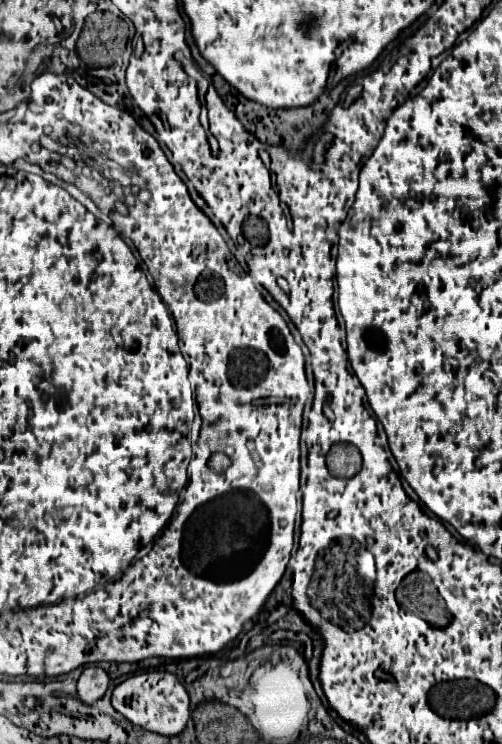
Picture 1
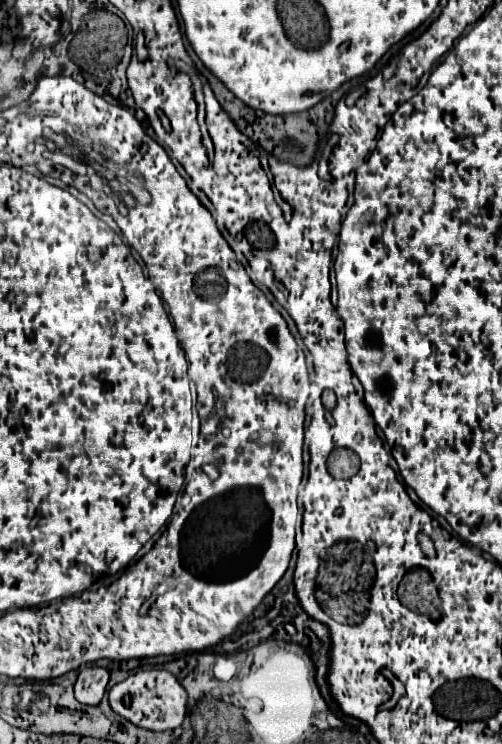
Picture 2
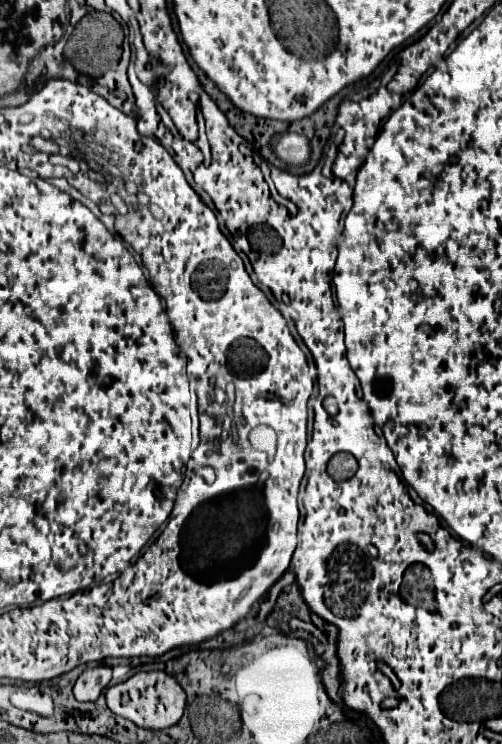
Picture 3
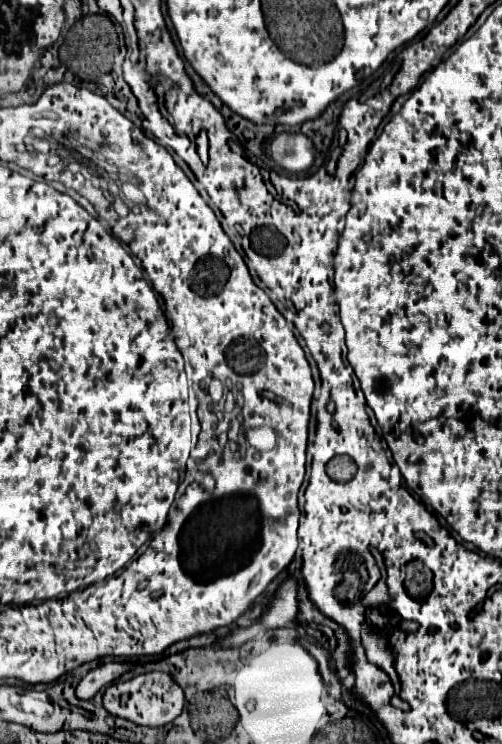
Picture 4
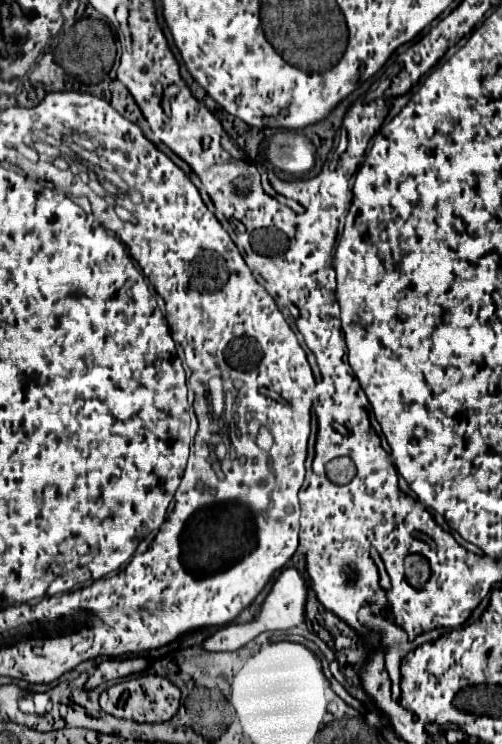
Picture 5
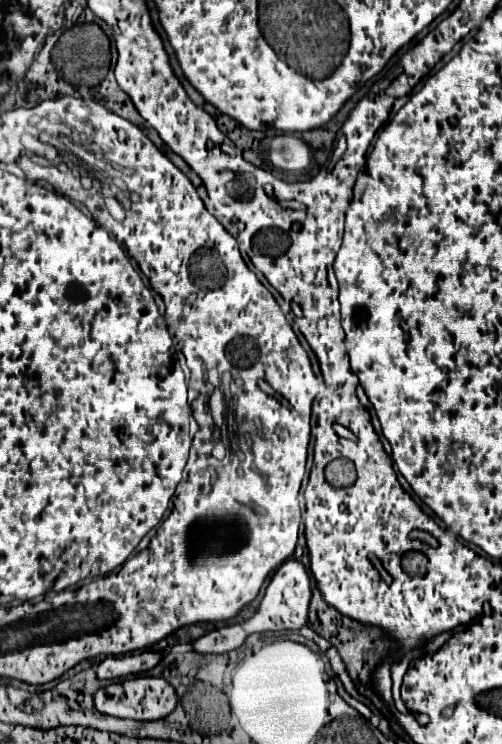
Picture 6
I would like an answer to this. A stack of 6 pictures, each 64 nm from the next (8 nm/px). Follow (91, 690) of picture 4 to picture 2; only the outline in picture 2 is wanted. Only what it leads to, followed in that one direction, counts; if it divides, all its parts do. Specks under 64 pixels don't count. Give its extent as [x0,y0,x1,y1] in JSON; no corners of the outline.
[74,666,110,706]

